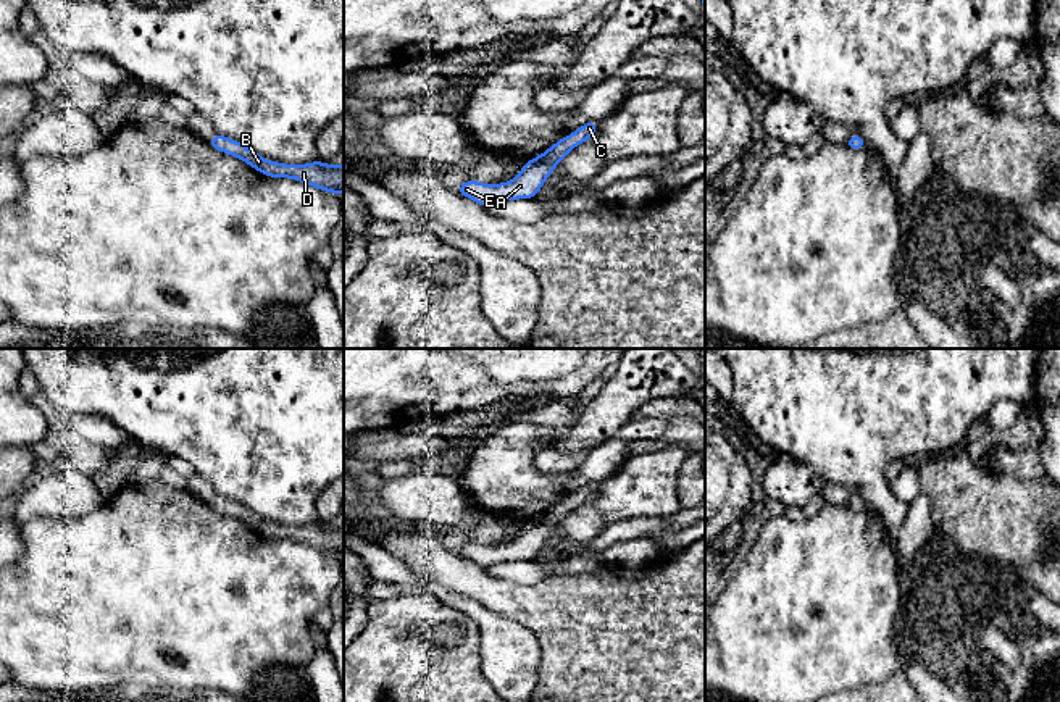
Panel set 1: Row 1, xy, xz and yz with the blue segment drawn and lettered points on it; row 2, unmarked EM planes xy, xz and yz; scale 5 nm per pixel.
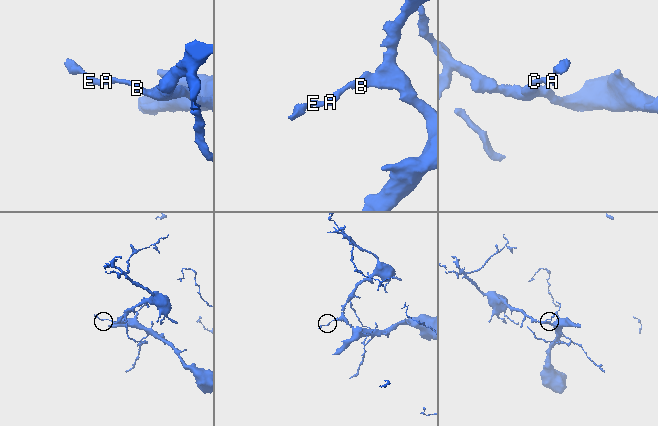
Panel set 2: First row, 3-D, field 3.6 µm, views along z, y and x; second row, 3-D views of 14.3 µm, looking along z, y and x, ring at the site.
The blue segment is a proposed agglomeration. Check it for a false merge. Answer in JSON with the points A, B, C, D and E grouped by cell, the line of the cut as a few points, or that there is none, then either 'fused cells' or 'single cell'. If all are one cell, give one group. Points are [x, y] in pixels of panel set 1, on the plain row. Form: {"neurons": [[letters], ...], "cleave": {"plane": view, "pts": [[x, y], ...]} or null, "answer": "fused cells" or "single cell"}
{"neurons": [["A", "B", "C", "D", "E"]], "cleave": null, "answer": "single cell"}

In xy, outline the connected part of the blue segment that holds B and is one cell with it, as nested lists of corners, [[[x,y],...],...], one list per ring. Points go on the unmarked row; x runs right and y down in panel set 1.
[[[216,495],[213,500],[207,502],[215,512],[234,516],[252,529],[258,531],[261,536],[269,539],[290,539],[302,544],[307,544],[316,550],[344,555],[344,526],[324,526],[315,521],[310,526],[284,526],[276,523],[268,523],[252,510],[245,508],[240,504],[227,500],[221,495]]]

